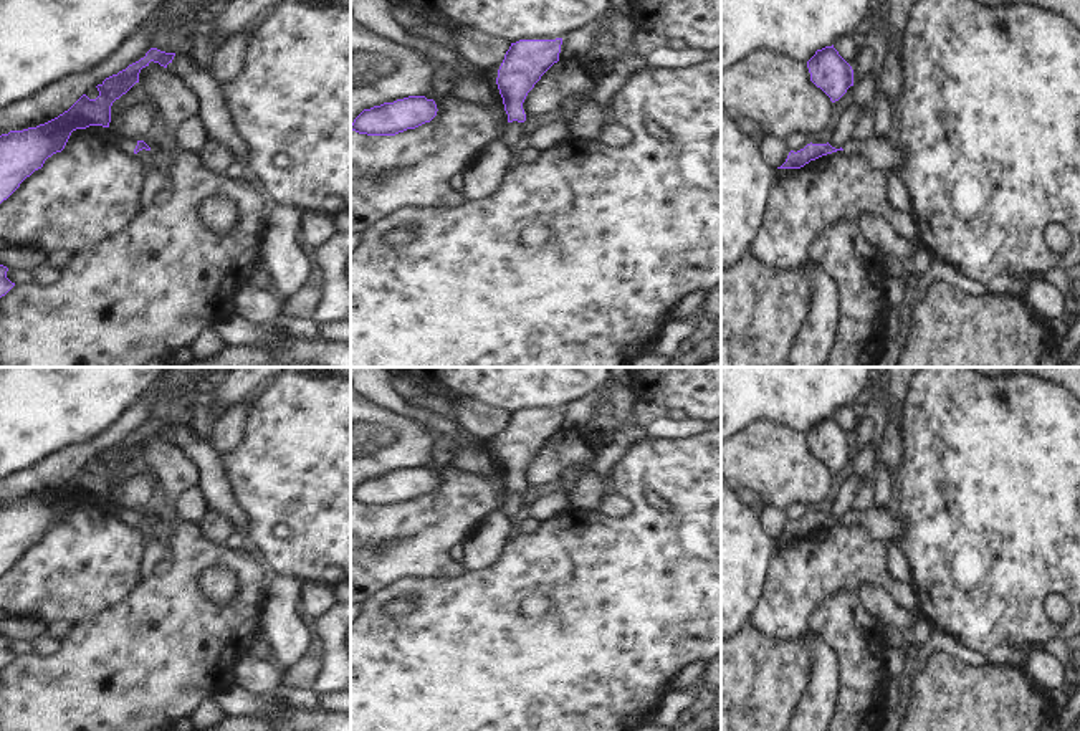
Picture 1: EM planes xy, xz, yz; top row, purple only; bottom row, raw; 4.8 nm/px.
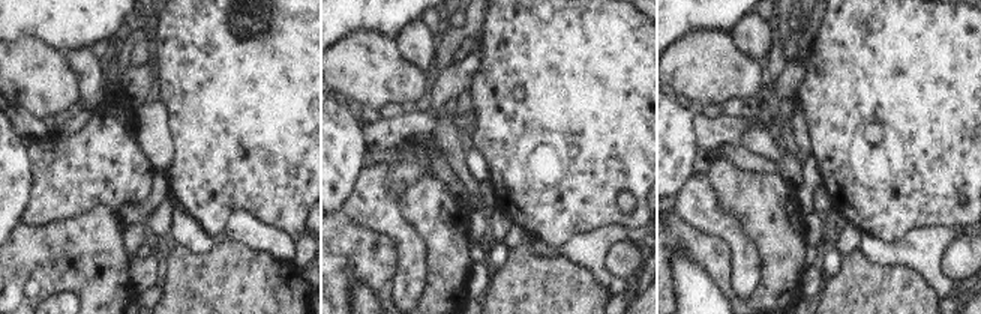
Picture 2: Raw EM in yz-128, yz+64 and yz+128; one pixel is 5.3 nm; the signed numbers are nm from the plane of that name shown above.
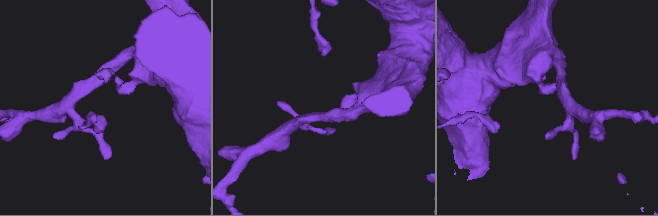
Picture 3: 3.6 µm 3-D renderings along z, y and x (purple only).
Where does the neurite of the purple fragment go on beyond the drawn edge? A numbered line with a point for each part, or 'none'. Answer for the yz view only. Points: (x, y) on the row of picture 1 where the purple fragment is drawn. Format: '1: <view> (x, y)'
none

